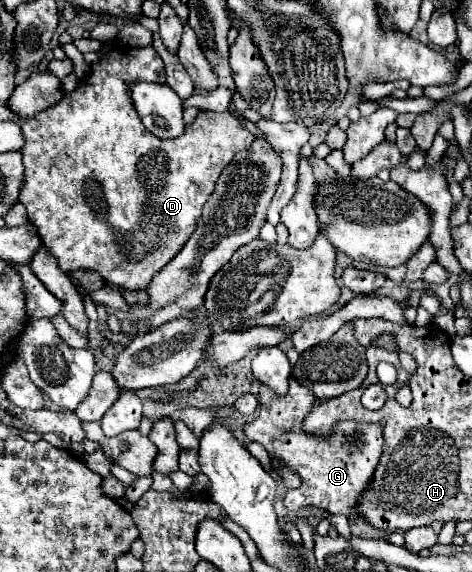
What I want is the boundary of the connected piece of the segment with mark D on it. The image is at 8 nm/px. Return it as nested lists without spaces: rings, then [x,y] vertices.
[[[116,46],[102,62],[92,64],[92,72],[80,80],[80,84],[74,92],[64,94],[58,104],[40,112],[36,118],[28,118],[22,122],[22,134],[26,140],[26,144],[22,148],[26,180],[24,180],[24,188],[20,190],[20,202],[26,206],[28,222],[34,224],[34,228],[38,230],[38,236],[42,238],[42,244],[46,244],[46,248],[50,248],[50,252],[58,258],[58,264],[64,272],[70,272],[74,268],[90,268],[90,270],[100,272],[100,276],[110,284],[130,288],[130,290],[146,290],[146,286],[150,286],[150,278],[154,278],[154,274],[158,274],[158,270],[162,270],[162,266],[166,266],[170,262],[170,258],[174,258],[174,254],[178,254],[178,250],[182,250],[182,246],[188,242],[188,238],[194,232],[194,226],[202,214],[202,206],[204,206],[206,198],[214,192],[218,174],[234,158],[234,154],[242,152],[246,146],[250,146],[254,142],[254,136],[248,130],[244,130],[230,112],[222,112],[222,114],[200,112],[198,118],[186,126],[184,134],[174,140],[160,140],[154,134],[146,132],[144,124],[140,122],[140,118],[136,114],[136,108],[132,104],[132,98],[130,98],[126,86],[130,82],[138,82],[138,80],[158,82],[160,72],[164,72],[164,64],[152,46],[146,46],[146,48]]]

